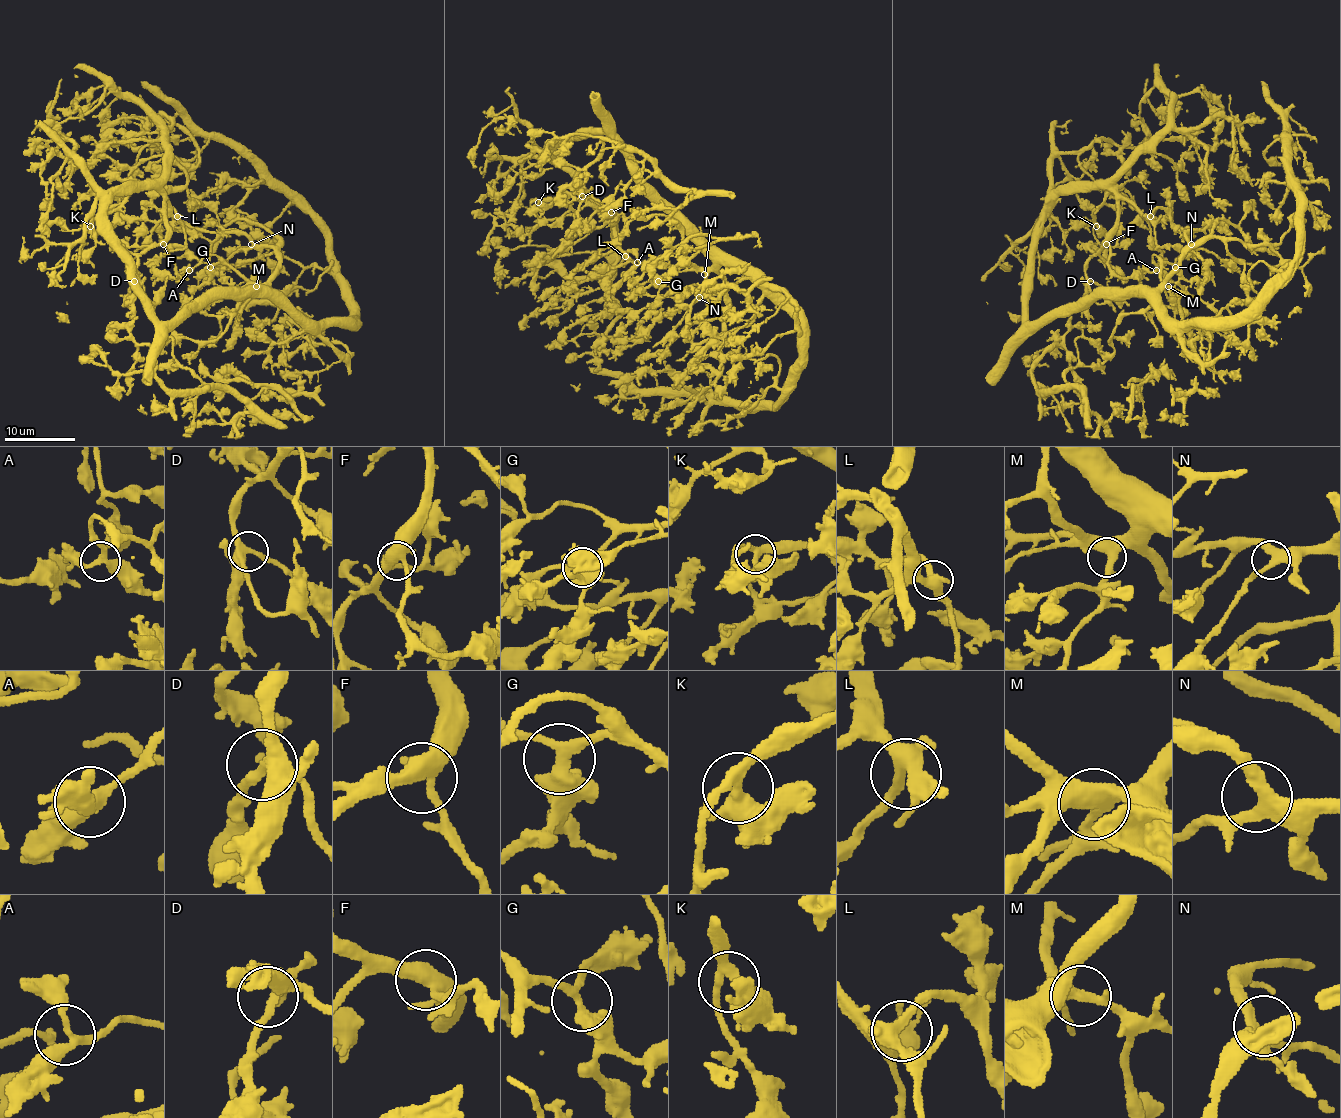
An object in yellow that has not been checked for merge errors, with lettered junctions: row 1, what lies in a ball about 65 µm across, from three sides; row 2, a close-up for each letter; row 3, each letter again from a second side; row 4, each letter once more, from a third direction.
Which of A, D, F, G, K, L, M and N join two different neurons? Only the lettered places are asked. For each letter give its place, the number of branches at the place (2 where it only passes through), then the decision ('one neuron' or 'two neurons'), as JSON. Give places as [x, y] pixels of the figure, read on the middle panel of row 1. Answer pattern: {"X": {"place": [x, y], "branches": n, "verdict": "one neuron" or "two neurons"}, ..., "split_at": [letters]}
{"A": {"place": [637, 262], "branches": 3, "verdict": "one neuron"}, "D": {"place": [582, 196], "branches": 4, "verdict": "one neuron"}, "F": {"place": [611, 212], "branches": 4, "verdict": "one neuron"}, "G": {"place": [658, 281], "branches": 3, "verdict": "one neuron"}, "K": {"place": [538, 202], "branches": 3, "verdict": "one neuron"}, "L": {"place": [625, 256], "branches": 3, "verdict": "one neuron"}, "M": {"place": [704, 274], "branches": 3, "verdict": "one neuron"}, "N": {"place": [699, 297], "branches": 3, "verdict": "one neuron"}, "split_at": []}

